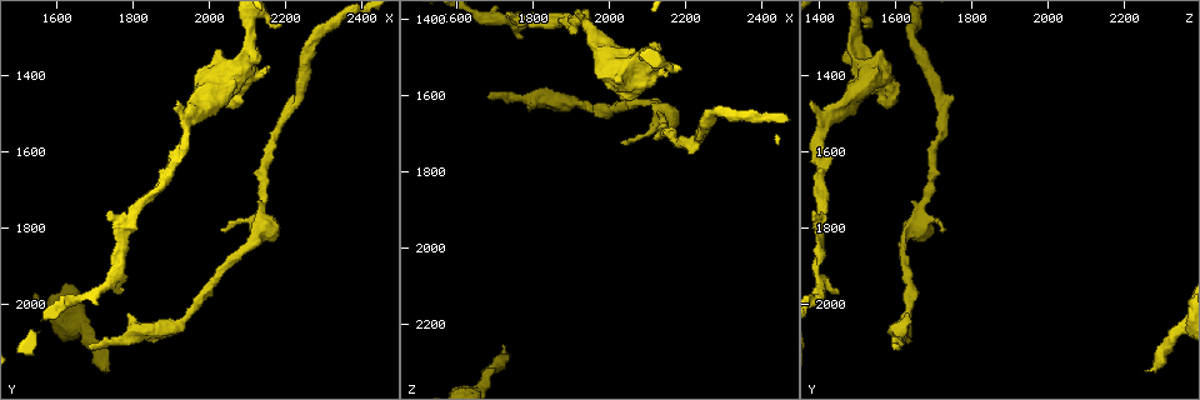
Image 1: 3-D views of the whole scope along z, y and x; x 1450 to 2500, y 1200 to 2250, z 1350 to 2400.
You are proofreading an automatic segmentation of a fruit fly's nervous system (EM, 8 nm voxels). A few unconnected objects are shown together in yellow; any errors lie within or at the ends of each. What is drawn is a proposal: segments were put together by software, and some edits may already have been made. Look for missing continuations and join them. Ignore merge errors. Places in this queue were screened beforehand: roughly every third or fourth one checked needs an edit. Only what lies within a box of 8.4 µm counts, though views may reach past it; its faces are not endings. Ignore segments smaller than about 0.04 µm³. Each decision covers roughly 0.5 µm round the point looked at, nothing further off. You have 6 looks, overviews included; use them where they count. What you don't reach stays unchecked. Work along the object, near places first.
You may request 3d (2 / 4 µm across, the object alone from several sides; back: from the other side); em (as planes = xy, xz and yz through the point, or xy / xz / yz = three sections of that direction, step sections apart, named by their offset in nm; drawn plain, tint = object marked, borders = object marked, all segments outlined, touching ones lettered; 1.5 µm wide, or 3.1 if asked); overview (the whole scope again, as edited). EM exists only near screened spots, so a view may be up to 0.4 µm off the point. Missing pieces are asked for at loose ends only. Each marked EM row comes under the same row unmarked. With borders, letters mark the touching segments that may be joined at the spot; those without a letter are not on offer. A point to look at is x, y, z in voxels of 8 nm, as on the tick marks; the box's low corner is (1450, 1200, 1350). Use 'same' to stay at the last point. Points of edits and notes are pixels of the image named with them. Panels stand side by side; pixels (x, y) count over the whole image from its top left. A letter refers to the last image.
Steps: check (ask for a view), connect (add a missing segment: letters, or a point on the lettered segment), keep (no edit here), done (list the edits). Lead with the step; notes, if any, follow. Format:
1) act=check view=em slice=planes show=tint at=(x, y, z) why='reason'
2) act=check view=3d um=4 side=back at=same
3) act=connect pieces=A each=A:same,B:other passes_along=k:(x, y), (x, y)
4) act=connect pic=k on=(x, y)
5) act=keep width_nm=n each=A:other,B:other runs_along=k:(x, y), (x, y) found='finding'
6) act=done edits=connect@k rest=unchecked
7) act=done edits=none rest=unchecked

act=check view=3d um=2 at=(2070, 1465, 1610)

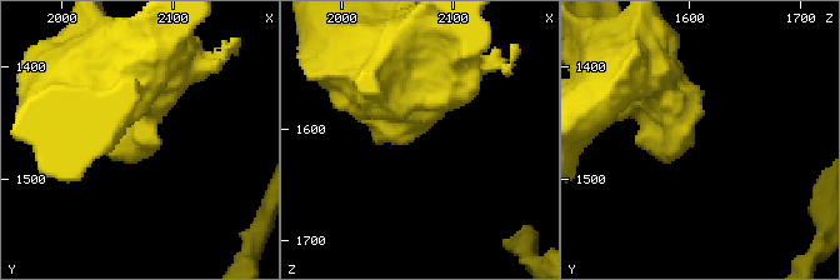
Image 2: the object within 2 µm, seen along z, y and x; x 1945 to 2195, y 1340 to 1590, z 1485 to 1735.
act=check view=em slice=planes show=borders at=(2072, 1468, 1604)

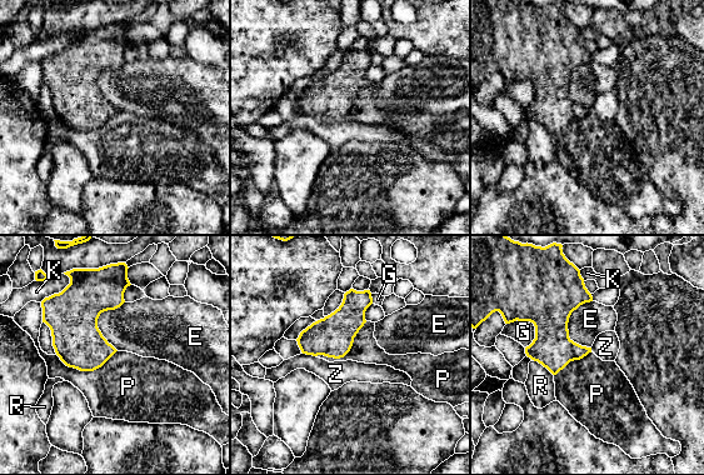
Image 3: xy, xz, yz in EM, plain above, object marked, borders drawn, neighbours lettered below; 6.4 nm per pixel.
act=keep each=E:other,G:other,K:other,P:other,R:other,Z:other border=3:(367, 321), (343, 356), (316, 356) found='no lettered segment goes on from it'

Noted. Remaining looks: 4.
act=check view=em slice=planes show=tint at=(1680, 2115, 1605) why='end of a long branch'

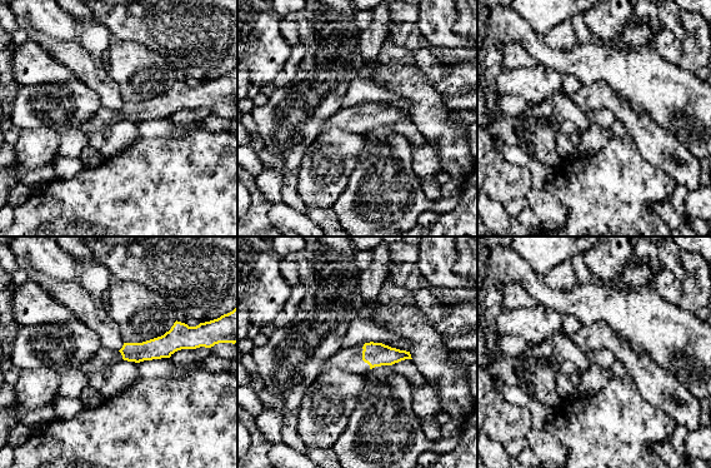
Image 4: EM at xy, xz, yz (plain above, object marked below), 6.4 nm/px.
act=check view=em slice=planes show=borders at=same

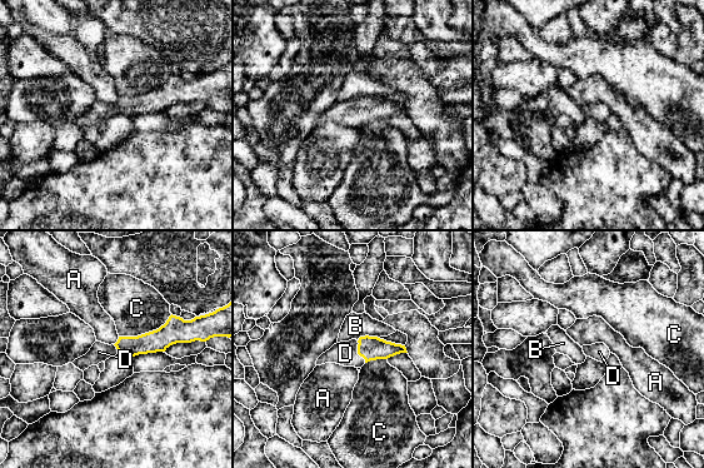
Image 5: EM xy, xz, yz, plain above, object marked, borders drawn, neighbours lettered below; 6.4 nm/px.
act=connect pieces=D longest_contact=C:380nm each=A:other,B:other,C:other,D:same passes_along=5:(370, 348), (358, 352), (345, 353) found='it goes on there'

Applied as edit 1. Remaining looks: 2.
act=check view=em slice=planes show=borders at=(1725, 2180, 2255) why='long arm stops here'

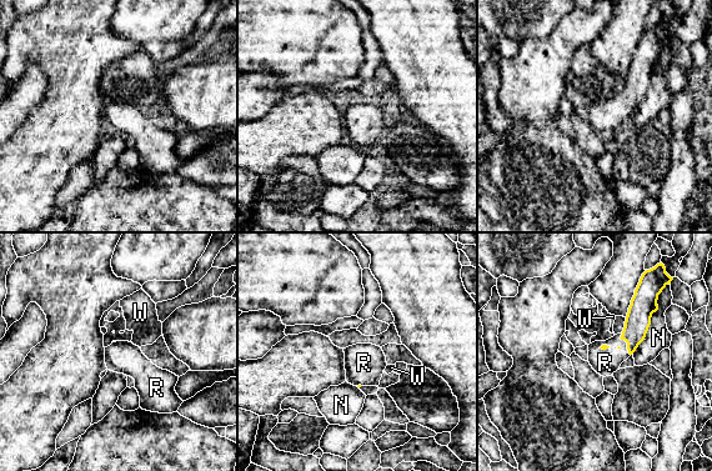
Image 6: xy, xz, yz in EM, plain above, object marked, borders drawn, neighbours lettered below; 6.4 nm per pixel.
act=connect pieces=R each=N:other,R:same,W:other found='the neuron continues'

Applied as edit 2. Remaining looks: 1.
act=done edits=connect@5,connect@6 rest=unchecked

